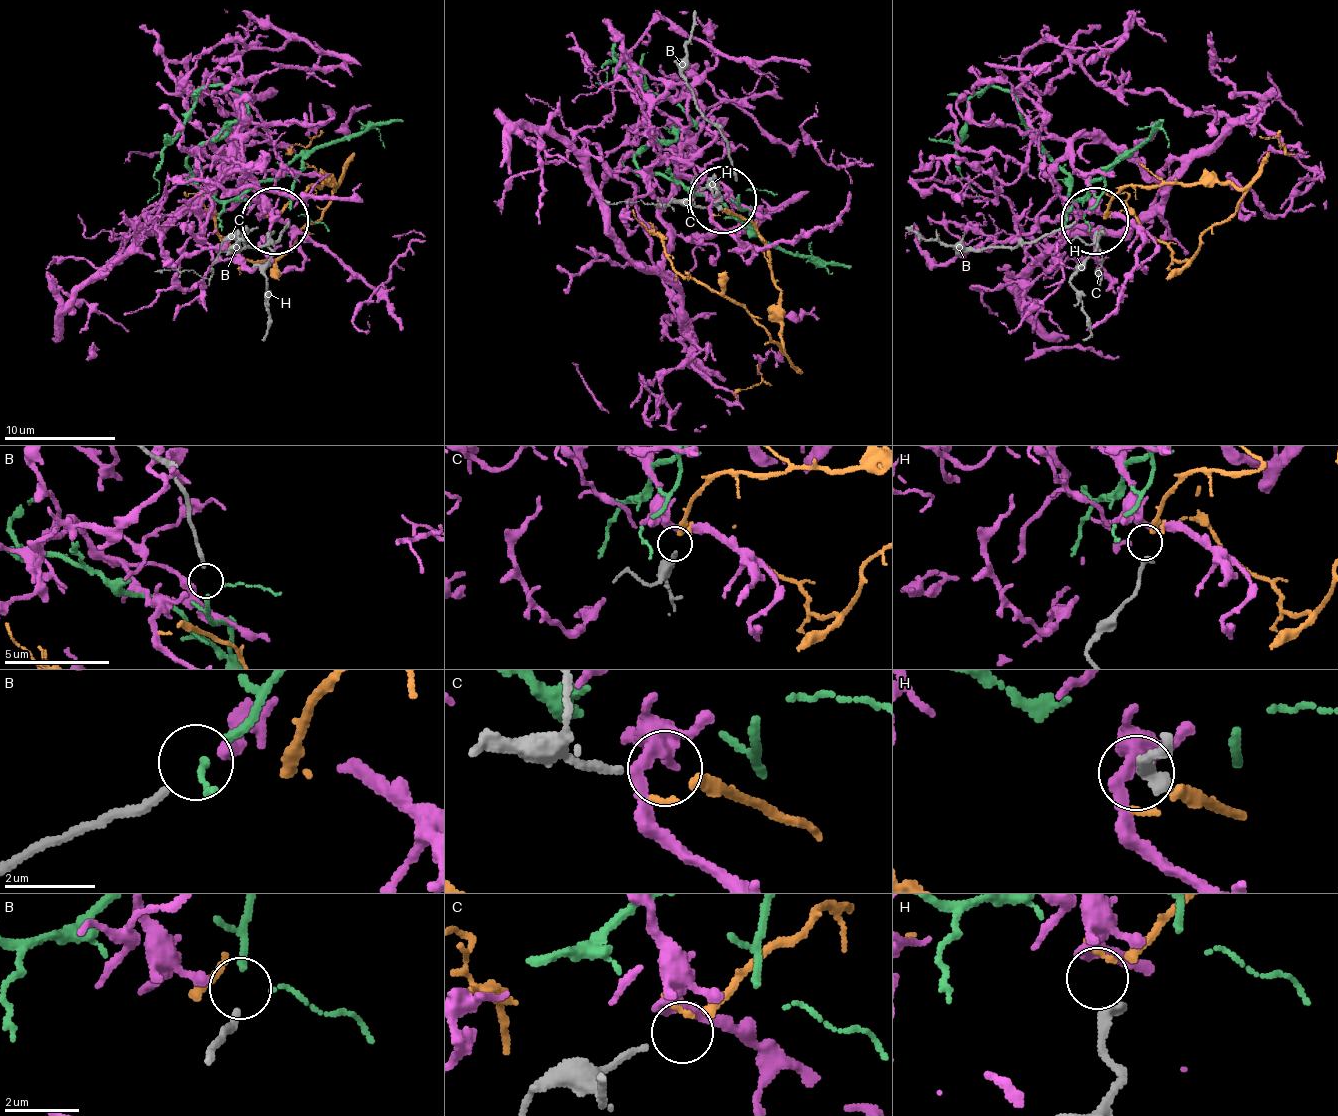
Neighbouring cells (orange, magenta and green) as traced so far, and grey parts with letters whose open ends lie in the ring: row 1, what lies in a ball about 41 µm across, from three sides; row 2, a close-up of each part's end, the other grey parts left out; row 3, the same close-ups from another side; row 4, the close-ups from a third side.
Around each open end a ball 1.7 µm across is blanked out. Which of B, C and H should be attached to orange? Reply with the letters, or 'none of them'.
C

